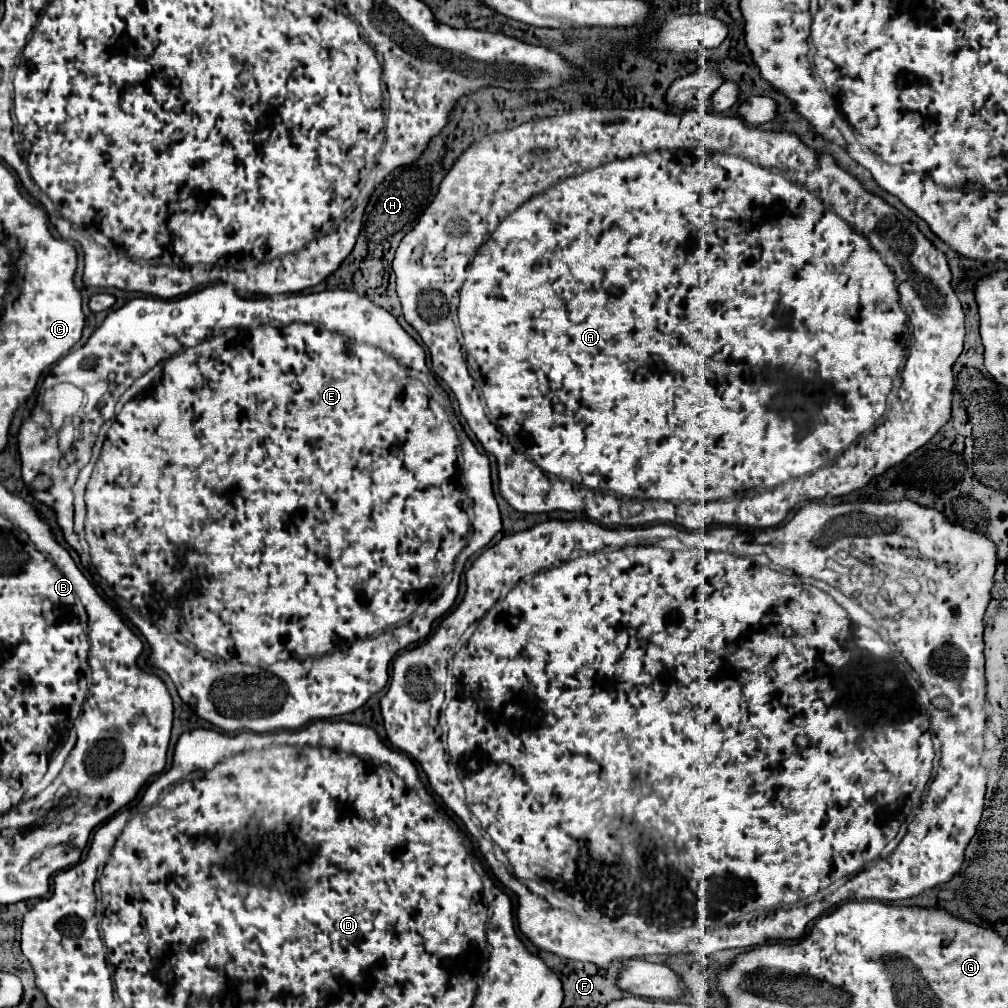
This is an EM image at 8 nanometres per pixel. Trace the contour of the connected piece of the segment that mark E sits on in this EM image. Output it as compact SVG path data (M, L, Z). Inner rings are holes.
M218 282L218 283L217 283L217 284L211 284L211 285L208 285L208 286L204 286L204 288L200 288L200 290L196 290L196 292L192 292L192 294L188 294L188 296L180 296L180 298L172 298L172 300L160 300L160 298L157 298L157 297L153 297L153 296L148 296L148 298L134 298L134 300L130 300L130 302L126 302L126 304L124 304L124 306L122 306L122 308L118 308L118 310L114 310L114 312L110 312L110 314L108 314L108 316L106 316L106 320L104 320L104 322L102 322L102 326L100 326L100 328L98 328L98 330L96 330L96 332L94 332L94 334L92 334L92 336L90 336L90 340L88 340L88 342L86 342L86 344L84 344L84 346L82 346L82 348L78 348L78 350L74 350L74 352L70 352L70 354L68 354L68 356L66 356L66 358L80 358L80 364L76 364L76 366L74 366L74 370L66 370L66 374L62 374L62 370L60 370L60 372L58 372L58 374L56 374L56 380L58 380L58 382L70 382L70 384L76 384L76 382L96 382L96 380L108 380L108 378L110 378L110 380L112 380L112 384L116 384L116 386L118 386L118 388L120 388L120 390L126 390L126 386L130 386L130 384L132 384L132 382L134 382L134 380L136 380L136 378L138 378L138 379L137 379L137 380L136 380L136 381L135 381L135 382L134 382L134 384L133 384L133 385L132 385L132 386L131 386L131 387L130 387L130 388L129 388L129 389L128 389L128 390L127 390L127 391L126 391L126 392L125 392L125 393L124 393L124 394L123 394L123 395L122 395L122 397L121 397L121 398L120 398L120 400L119 400L119 402L118 402L118 403L117 403L117 405L116 405L116 409L122 409L122 408L123 408L123 406L124 406L124 405L125 405L125 404L126 404L126 402L127 402L127 401L128 401L128 400L130 400L130 402L128 402L128 404L126 404L126 406L124 406L124 410L122 410L122 412L120 412L120 414L118 414L118 416L116 416L116 420L114 420L114 424L112 424L112 426L111 426L111 425L110 425L110 424L109 424L109 425L104 425L104 426L103 426L103 427L102 427L102 429L101 429L101 430L100 430L100 432L99 432L99 434L98 434L98 438L97 438L97 441L96 441L96 443L95 443L95 447L94 447L94 448L93 448L93 457L92 457L92 459L91 459L91 461L90 461L90 462L89 462L89 463L88 463L88 464L87 464L87 465L86 465L86 466L85 466L85 467L84 467L84 468L83 468L83 469L82 469L82 470L81 470L81 471L80 471L80 468L78 468L78 466L82 466L82 464L78 464L78 462L76 462L76 460L72 460L72 452L68 452L68 454L62 454L62 452L60 452L60 448L58 448L58 446L56 446L56 440L48 440L48 442L44 442L44 434L48 434L48 432L46 432L46 428L45 428L45 424L46 424L46 421L47 421L47 418L46 418L46 415L45 415L45 414L44 414L44 413L45 413L45 412L44 412L44 411L43 411L43 410L42 410L42 409L41 409L41 408L40 408L40 407L42 407L42 397L41 397L41 395L40 395L40 396L39 396L39 398L38 398L38 399L37 399L37 404L36 404L36 406L35 406L35 408L34 408L34 414L32 414L32 418L30 418L30 420L26 420L26 422L24 422L24 424L22 424L22 428L20 428L20 434L18 434L18 450L20 450L20 460L22 460L22 480L24 480L24 482L26 482L26 486L28 486L28 488L30 488L30 492L32 492L32 496L34 496L34 498L36 498L36 500L40 500L40 502L44 502L44 504L48 504L48 506L50 506L50 508L54 508L54 510L56 510L56 516L58 516L58 520L60 520L60 528L62 528L62 532L64 532L64 538L66 538L66 542L68 542L68 544L70 544L70 546L72 546L72 548L74 548L74 550L76 550L76 552L78 552L78 554L80 554L80 558L82 558L82 564L84 564L84 566L88 566L88 568L92 568L92 564L94 564L94 566L96 566L96 570L98 570L98 574L100 574L100 576L102 576L102 578L104 578L104 580L106 580L106 582L108 582L108 584L110 584L110 586L112 586L112 588L114 588L114 590L116 590L116 594L118 594L118 596L120 596L120 598L122 598L122 600L126 600L126 602L130 602L130 604L132 604L132 608L136 608L136 610L138 610L138 612L140 612L140 614L142 614L142 616L144 616L144 618L148 618L148 620L152 620L152 622L154 622L154 624L156 624L156 626L152 626L152 622L144 622L144 618L140 618L140 614L136 614L136 610L132 610L132 608L128 608L128 610L126 610L126 616L128 616L128 618L130 618L130 620L132 620L132 624L134 624L134 626L136 626L136 628L138 628L138 630L140 630L140 632L142 632L142 634L144 634L144 638L146 638L146 640L148 640L148 642L150 642L150 648L152 648L152 654L150 654L150 662L152 662L152 664L154 664L154 666L156 666L156 668L160 668L160 670L164 670L164 672L166 672L166 674L168 674L168 676L170 676L170 678L172 678L172 682L174 682L174 684L176 684L176 690L178 690L178 694L180 694L180 698L182 698L182 700L184 700L184 702L186 702L186 704L188 704L188 706L190 706L190 708L192 708L192 710L194 710L194 712L196 712L196 714L198 714L198 716L200 716L200 718L204 718L204 720L208 720L208 722L210 722L210 724L211 724L211 725L213 725L213 726L214 726L214 727L215 727L215 728L216 728L216 729L218 729L218 730L220 730L220 731L222 731L222 732L224 732L224 733L236 733L236 732L239 732L239 731L243 731L243 730L252 730L252 732L257 732L257 733L265 733L265 732L274 732L274 730L298 730L298 728L302 728L302 726L304 726L304 724L308 724L308 722L312 722L312 720L322 720L322 718L332 718L332 716L340 716L340 714L346 714L346 712L352 712L352 710L356 710L356 708L360 708L360 706L362 706L362 704L364 704L364 702L366 702L366 700L368 700L368 698L370 698L370 696L372 696L372 694L376 694L376 692L378 692L378 690L382 690L382 688L384 688L384 684L386 684L386 682L388 682L388 664L390 664L390 660L392 660L392 658L394 658L394 656L396 656L396 652L400 652L400 650L406 650L406 648L408 648L408 646L412 646L412 644L414 644L414 642L418 642L418 640L420 640L420 638L426 638L426 636L428 636L428 634L430 634L430 628L432 628L432 622L434 622L434 620L436 620L436 618L438 618L438 616L442 616L442 614L444 614L444 612L448 612L448 610L450 610L450 608L452 608L452 604L454 604L454 600L456 600L456 594L458 594L458 582L460 582L460 572L458 572L458 570L456 570L456 568L454 568L454 560L456 560L456 556L460 556L460 560L462 560L462 558L464 558L464 554L462 554L462 550L464 550L464 546L466 546L466 534L468 534L468 514L466 514L466 504L468 504L468 498L466 498L466 494L470 494L470 498L472 498L472 502L474 502L474 508L476 508L476 550L480 550L480 548L484 548L484 546L488 546L488 542L490 542L490 540L492 540L492 538L494 538L494 536L496 536L496 534L498 534L498 532L500 532L500 530L502 530L502 520L500 520L500 514L498 514L498 504L496 504L496 500L494 500L494 494L492 494L492 480L490 480L490 462L488 462L488 456L486 456L486 454L480 454L480 452L478 452L478 448L476 448L476 446L474 446L474 444L472 444L472 440L470 440L470 438L468 438L468 436L466 436L466 434L456 434L456 430L454 430L454 426L452 426L452 425L453 425L453 423L454 423L454 422L455 422L455 421L450 421L450 416L449 416L449 412L450 412L450 413L454 413L454 410L453 410L453 407L452 407L452 404L451 404L451 401L450 401L450 399L449 399L449 396L448 396L448 394L447 394L447 392L446 392L446 391L445 391L445 390L444 390L444 389L443 389L443 388L442 388L442 387L441 387L441 386L440 386L440 385L439 385L439 384L438 384L438 383L437 383L437 381L436 381L436 379L435 379L435 377L433 377L433 375L432 375L432 372L431 372L431 371L430 371L430 370L428 370L428 366L426 366L426 360L424 360L424 358L426 358L426 354L424 354L424 350L422 350L422 346L420 346L420 344L418 344L418 342L416 342L416 340L414 340L414 338L412 338L412 336L408 336L408 334L406 334L406 332L404 332L404 328L402 328L402 326L400 326L400 324L398 324L398 322L396 322L396 318L394 318L394 316L392 316L392 314L390 314L390 312L386 312L386 310L384 310L384 308L380 308L380 306L374 306L374 304L372 304L372 302L370 302L370 300L368 300L368 298L362 298L362 296L358 296L358 294L356 294L356 292L352 292L352 290L346 290L346 289L340 289L340 288L337 288L337 289L334 289L334 290L333 290L333 289L328 289L328 290L324 290L324 292L318 292L318 293L310 293L310 294L304 294L304 293L296 293L296 294L294 294L294 295L293 295L293 294L281 294L281 295L276 295L276 296L269 296L269 297L258 297L258 296L257 296L257 298L250 298L250 300L248 300L248 298L240 298L240 296L238 296L238 294L236 294L236 292L235 292L235 290L233 290L233 289L232 289L232 288L231 288L231 287L230 287L230 286L228 286L228 285L227 285L227 284L224 284L224 283L222 283L222 282ZM462 450L464 450L464 480L466 480L466 492L464 492L464 486L462 486L462 474L460 474L460 466L462 466L462 464L460 464L460 462L462 462ZM38 474L42 474L42 476L46 476L46 478L48 478L48 486L46 486L46 488L38 488L38 486L36 486L36 478L38 478ZM452 570L454 570L454 578L452 578L452 582L450 582L450 584L446 584L446 588L442 588L442 592L440 592L440 594L438 594L438 596L436 596L436 590L438 590L438 588L440 588L440 584L442 584L442 580L444 580L444 576L446 576L446 574L448 574L448 572L452 572ZM236 662L240 662L240 663L241 663L241 665L244 665L244 667L246 667L246 668L247 668L247 667L248 667L248 671L246 671L246 668L236 668L236 667L235 667L235 666L236 666ZM276 662L280 662L280 670L262 670L262 668L266 668L266 666L272 666L272 664L276 664ZM252 666L258 666L258 668L260 668L260 670L262 670L262 672L249 672L249 671L250 671L250 670L249 670L249 668L250 668L250 667L252 667Z

